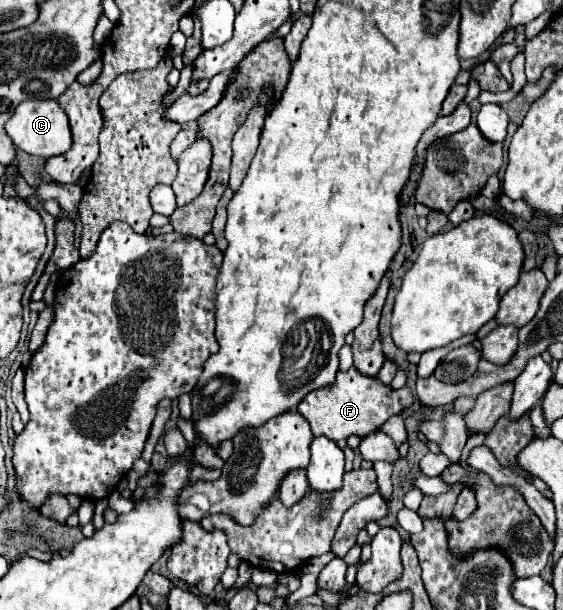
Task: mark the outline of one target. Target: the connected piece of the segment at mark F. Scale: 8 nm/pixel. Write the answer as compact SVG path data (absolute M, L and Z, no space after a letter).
M350 368L346 372L338 372L336 384L312 390L298 404L298 412L308 420L312 434L316 438L326 436L338 442L338 440L346 440L350 434L368 436L370 432L378 430L390 416L400 414L410 404L412 404L412 394L408 386L400 390L392 390L390 386L384 386L380 380L364 376L356 368Z

